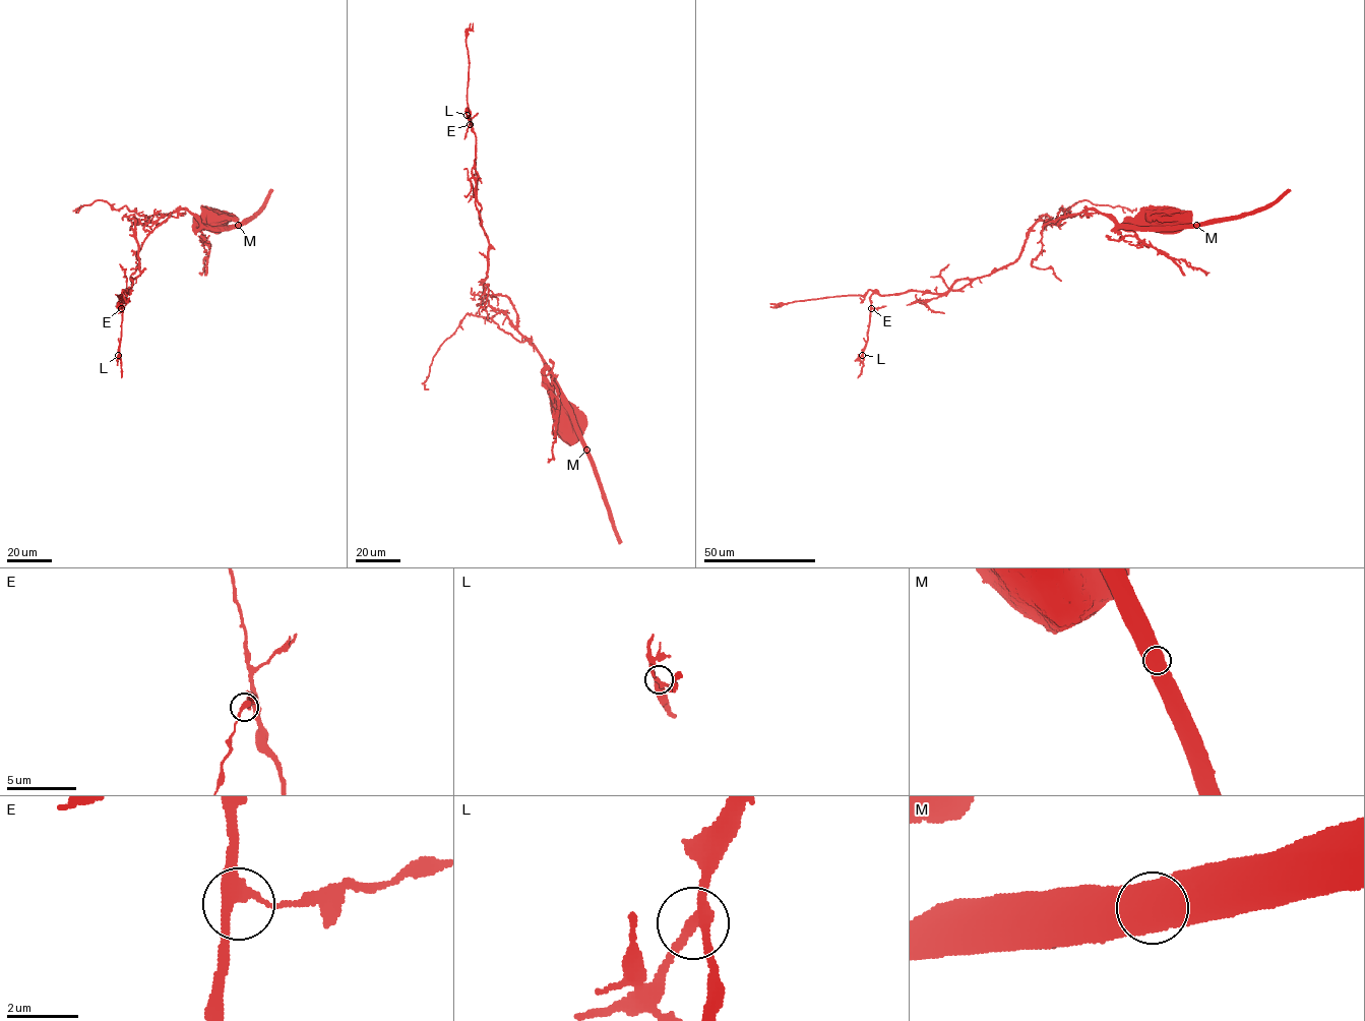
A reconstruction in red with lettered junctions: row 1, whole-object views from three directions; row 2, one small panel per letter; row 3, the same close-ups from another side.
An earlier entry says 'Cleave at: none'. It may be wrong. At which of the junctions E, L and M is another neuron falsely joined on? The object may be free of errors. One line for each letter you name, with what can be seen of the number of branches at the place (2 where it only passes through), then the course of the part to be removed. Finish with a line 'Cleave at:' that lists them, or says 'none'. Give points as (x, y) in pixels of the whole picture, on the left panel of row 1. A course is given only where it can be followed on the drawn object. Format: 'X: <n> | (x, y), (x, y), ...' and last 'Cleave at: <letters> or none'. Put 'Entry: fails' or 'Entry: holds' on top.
Entry: holds
Cleave at: none

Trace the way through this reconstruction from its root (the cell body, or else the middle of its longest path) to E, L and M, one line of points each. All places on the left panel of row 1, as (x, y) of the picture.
E: (215, 218), (198, 229), (200, 223), (184, 209), (150, 223), (135, 221), (140, 274), (122, 295), (121, 308)
L: (215, 218), (198, 229), (200, 223), (184, 209), (150, 223), (135, 221), (140, 274), (122, 295), (118, 355)
M: (215, 218), (211, 216), (195, 229), (238, 225)

